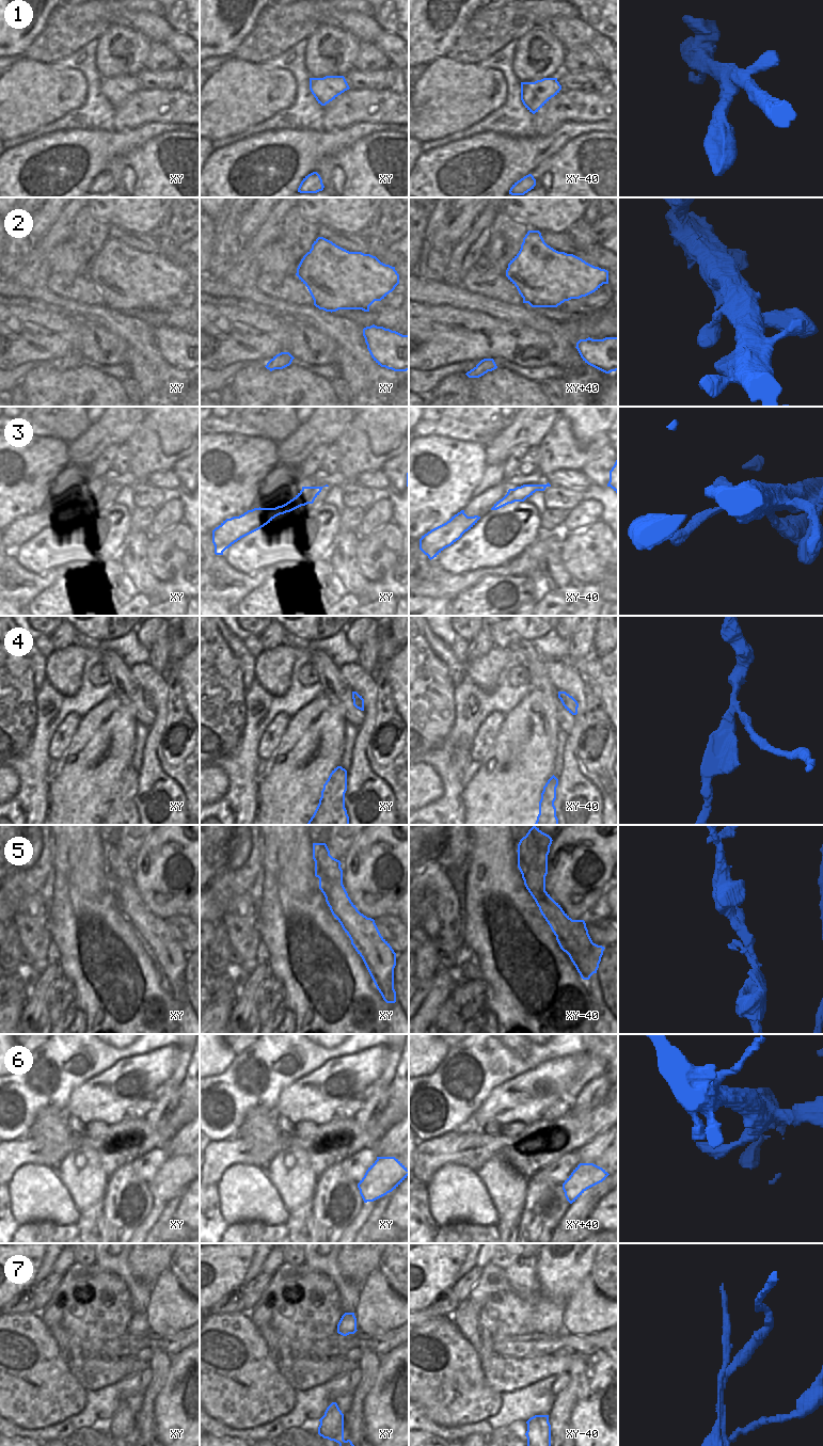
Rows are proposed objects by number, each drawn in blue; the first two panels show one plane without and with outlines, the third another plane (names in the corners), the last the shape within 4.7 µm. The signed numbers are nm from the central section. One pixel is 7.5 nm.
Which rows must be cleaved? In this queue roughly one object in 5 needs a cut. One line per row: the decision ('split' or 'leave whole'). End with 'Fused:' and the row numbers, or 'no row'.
1: leave whole
2: leave whole
3: leave whole
4: split
5: split
6: leave whole
7: split
Fused: 4, 5, 7

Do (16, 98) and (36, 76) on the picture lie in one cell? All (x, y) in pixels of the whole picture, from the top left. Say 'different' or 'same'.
same

